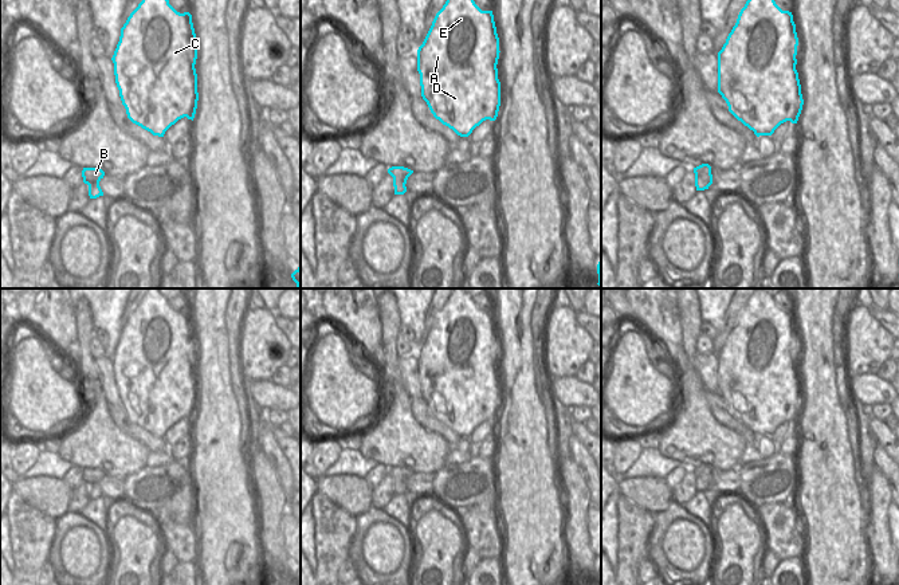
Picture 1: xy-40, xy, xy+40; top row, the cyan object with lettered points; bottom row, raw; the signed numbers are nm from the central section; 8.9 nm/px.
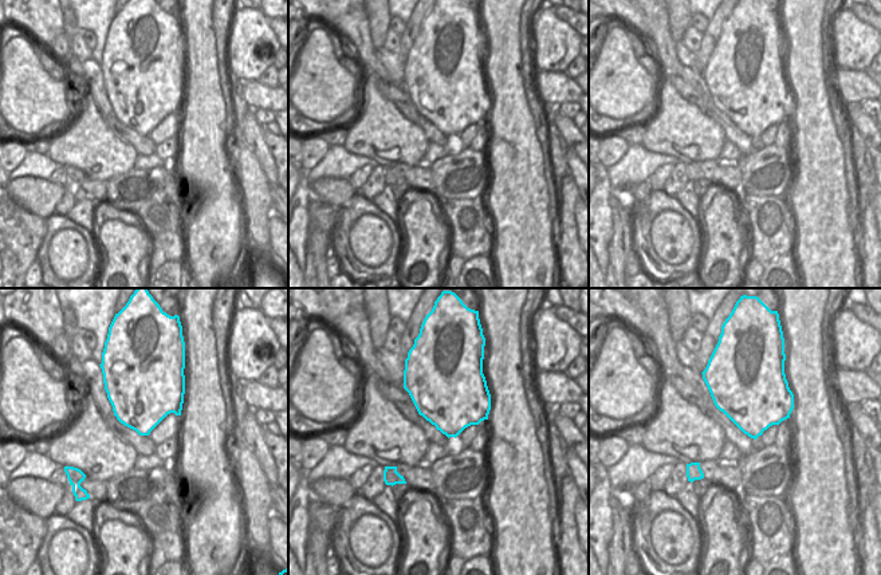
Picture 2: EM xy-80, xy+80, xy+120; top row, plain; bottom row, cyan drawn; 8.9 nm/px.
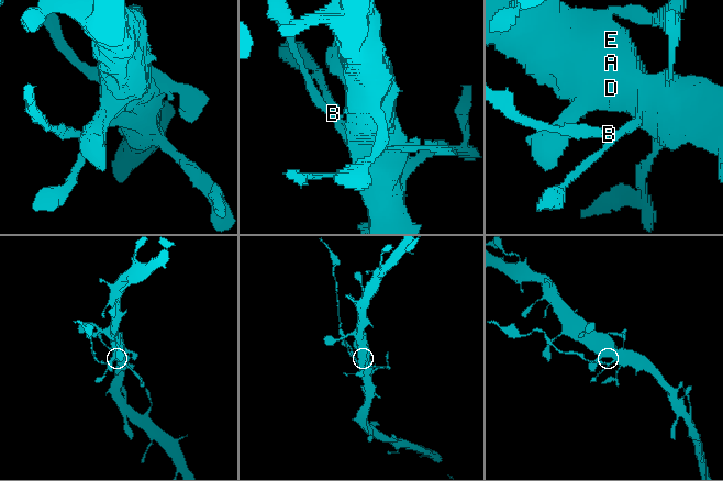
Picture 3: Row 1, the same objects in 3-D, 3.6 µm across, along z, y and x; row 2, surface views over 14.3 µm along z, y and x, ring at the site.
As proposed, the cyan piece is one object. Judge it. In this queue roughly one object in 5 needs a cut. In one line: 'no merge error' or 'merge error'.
merge error

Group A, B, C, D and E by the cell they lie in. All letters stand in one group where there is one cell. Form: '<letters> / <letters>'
A C D E / B

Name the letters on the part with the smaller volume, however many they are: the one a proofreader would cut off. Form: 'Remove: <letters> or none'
Remove: B

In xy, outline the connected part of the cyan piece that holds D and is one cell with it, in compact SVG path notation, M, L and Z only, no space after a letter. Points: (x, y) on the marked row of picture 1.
M447 0L417 50L421 97L433 117L460 137L468 137L483 121L498 117L499 52L492 11L482 11L474 0Z

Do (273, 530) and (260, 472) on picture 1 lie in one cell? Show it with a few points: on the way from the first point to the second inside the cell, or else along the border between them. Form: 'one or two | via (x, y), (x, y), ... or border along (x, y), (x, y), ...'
one | via (271, 515), (269, 487)

